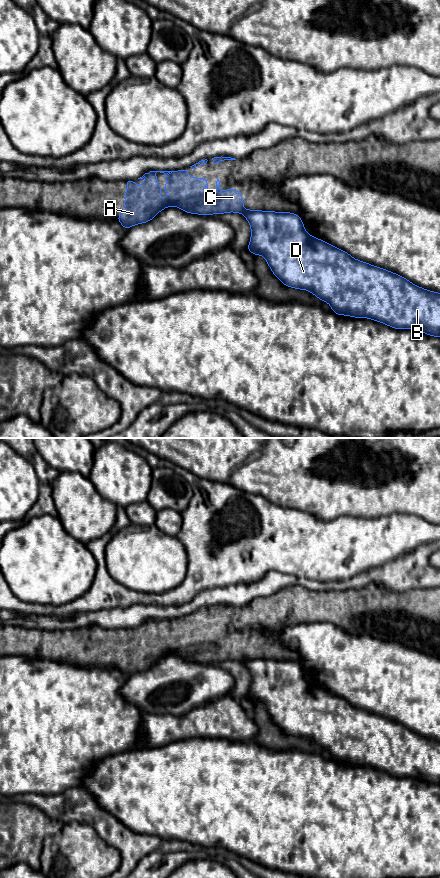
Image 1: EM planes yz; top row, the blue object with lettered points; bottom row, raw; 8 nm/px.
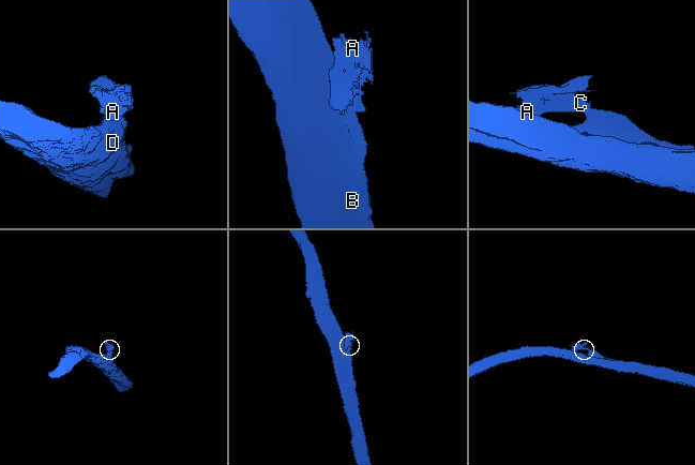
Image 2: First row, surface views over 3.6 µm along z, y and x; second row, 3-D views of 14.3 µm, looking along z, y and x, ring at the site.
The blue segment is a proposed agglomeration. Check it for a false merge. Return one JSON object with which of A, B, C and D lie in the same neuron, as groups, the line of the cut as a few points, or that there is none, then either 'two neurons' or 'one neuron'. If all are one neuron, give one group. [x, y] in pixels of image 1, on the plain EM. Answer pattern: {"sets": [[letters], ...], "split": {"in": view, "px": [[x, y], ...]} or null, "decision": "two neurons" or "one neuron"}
{"sets": [["A", "C"], ["B", "D"]], "split": {"in": "yz", "px": [[252, 658], [242, 661]]}, "decision": "two neurons"}

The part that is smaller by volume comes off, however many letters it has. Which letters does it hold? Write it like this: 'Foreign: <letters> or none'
Foreign: A, C

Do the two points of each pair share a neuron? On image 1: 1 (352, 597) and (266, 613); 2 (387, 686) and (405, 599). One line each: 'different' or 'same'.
1: same
2: different

